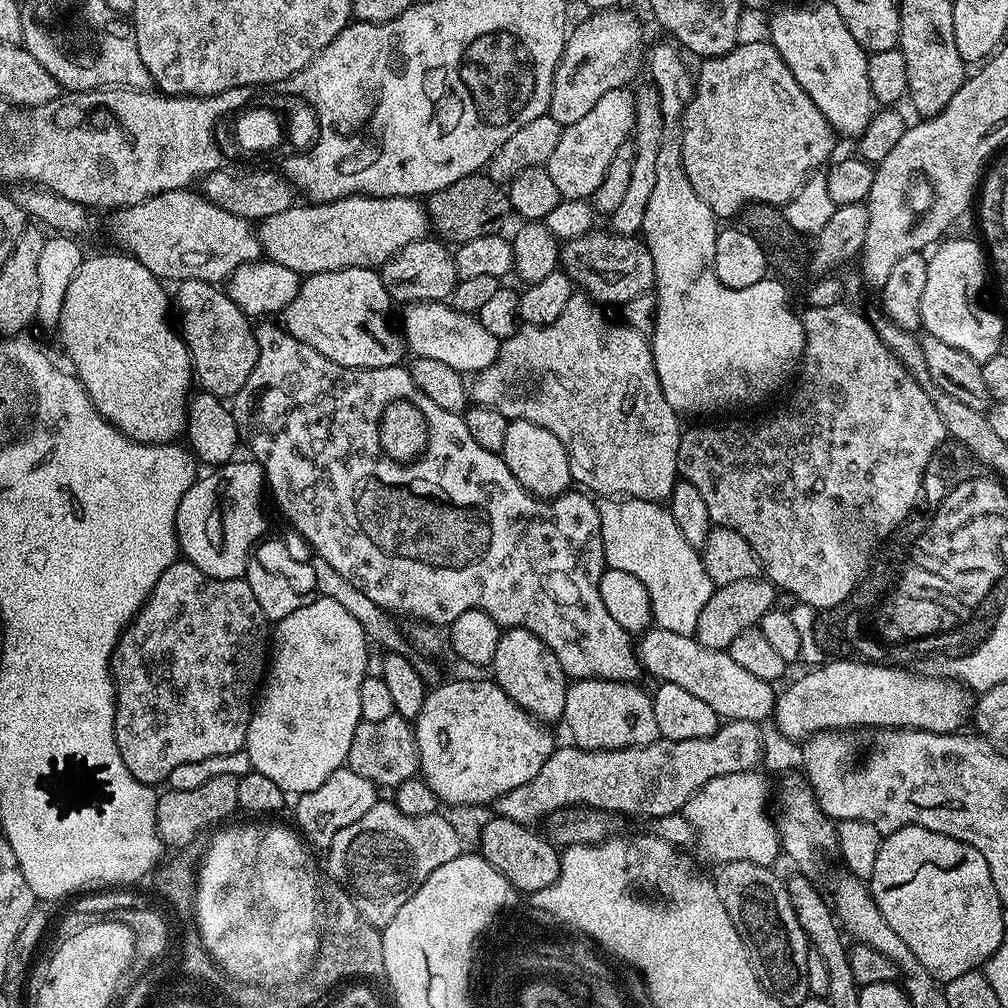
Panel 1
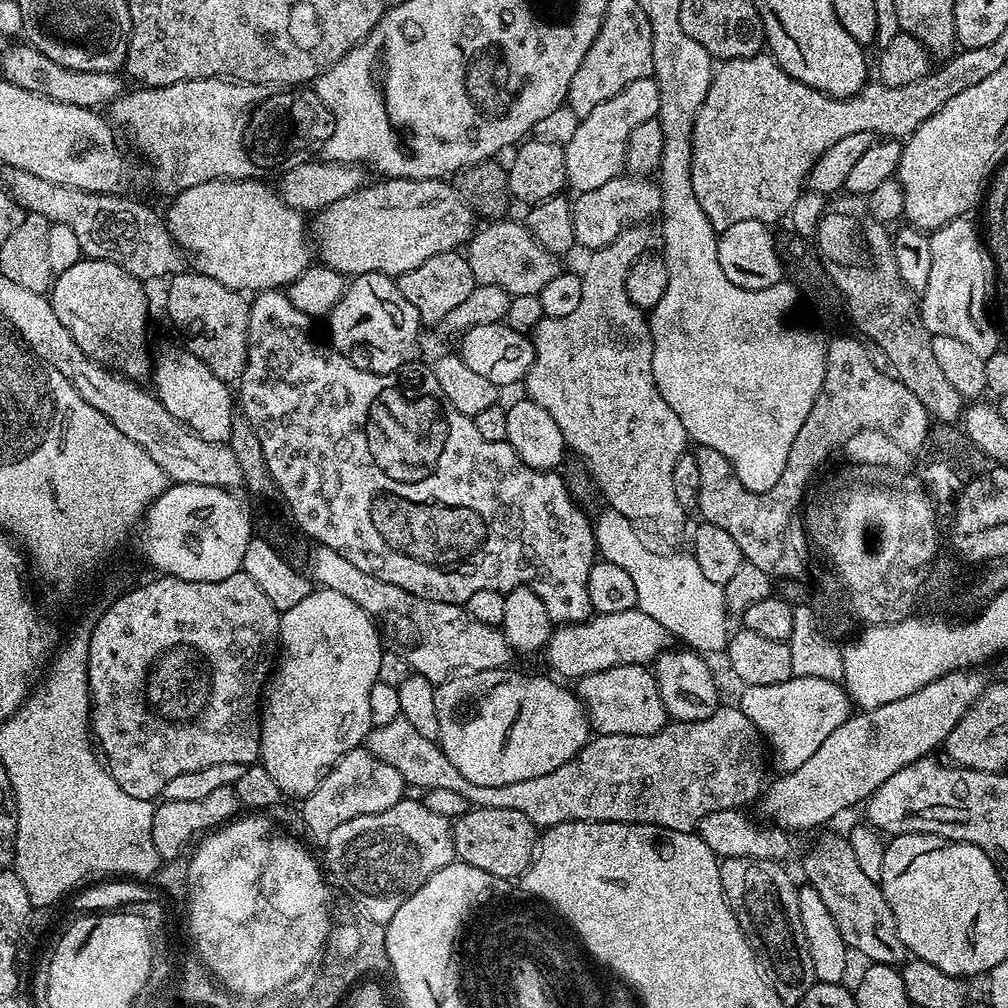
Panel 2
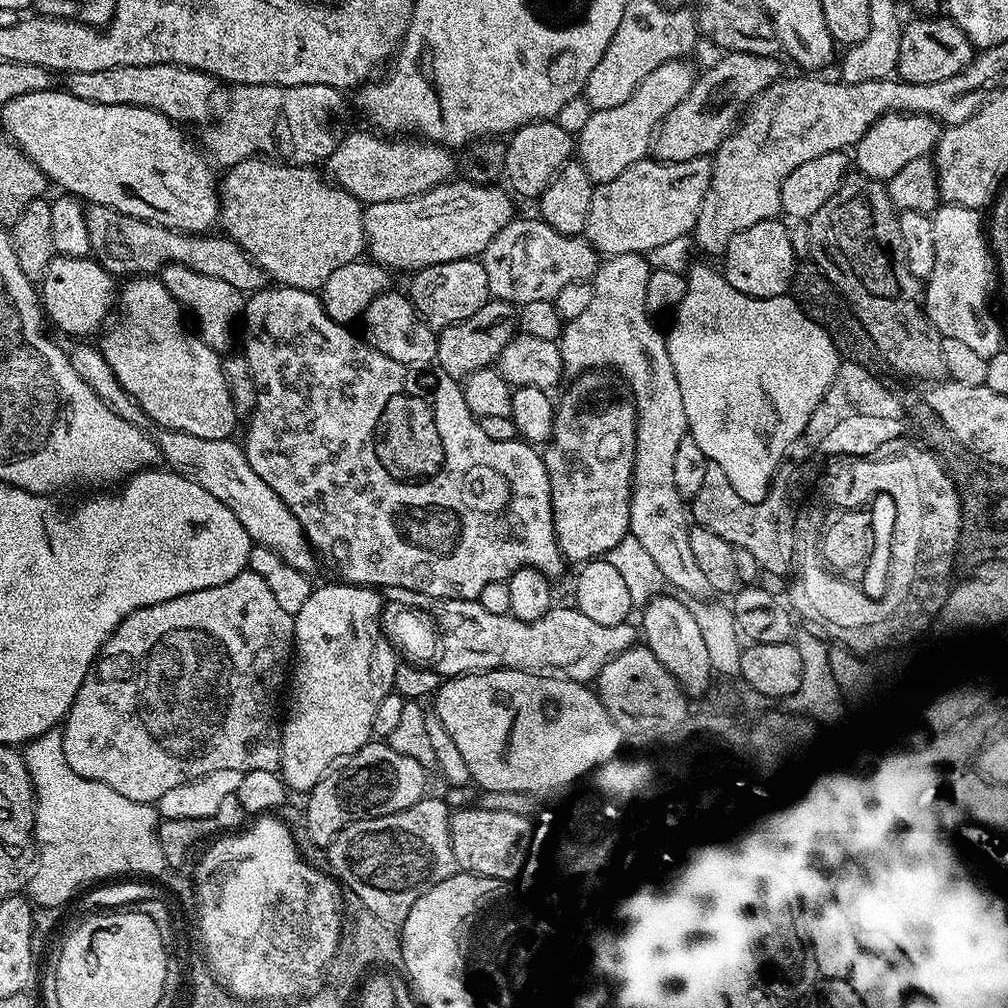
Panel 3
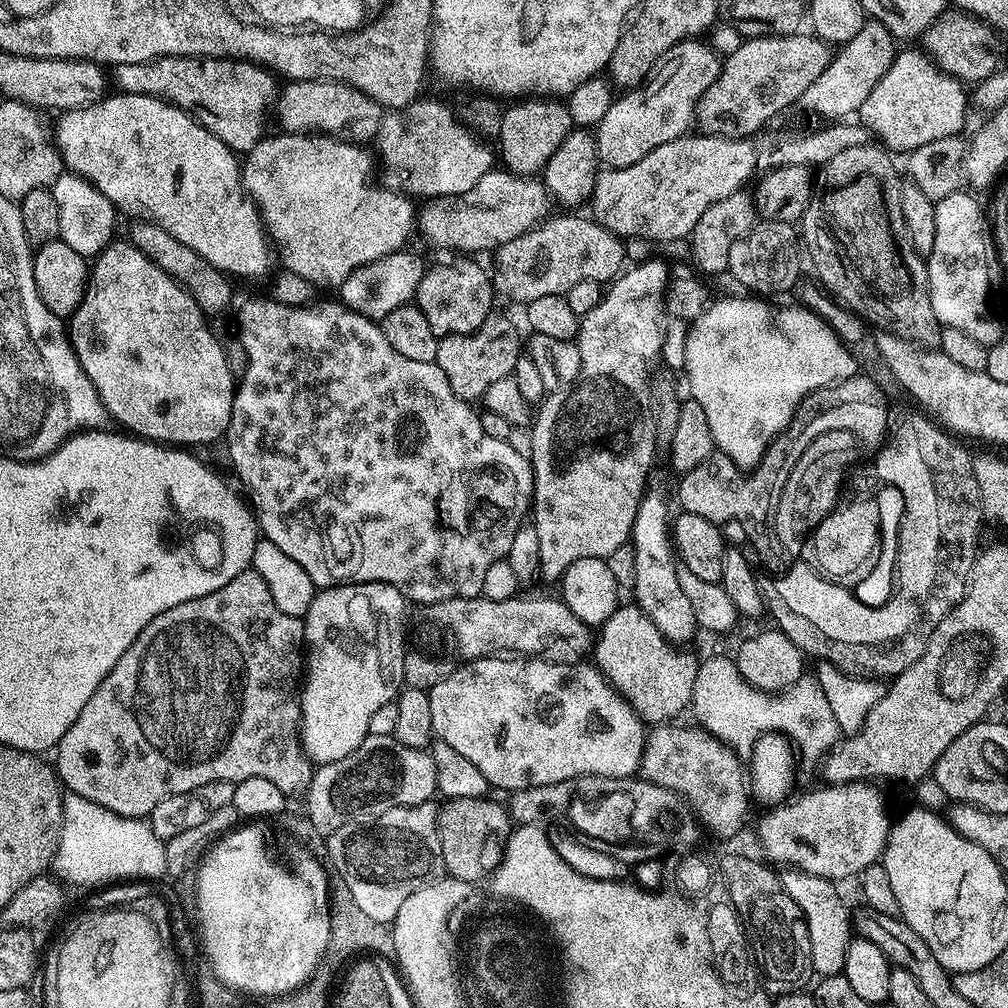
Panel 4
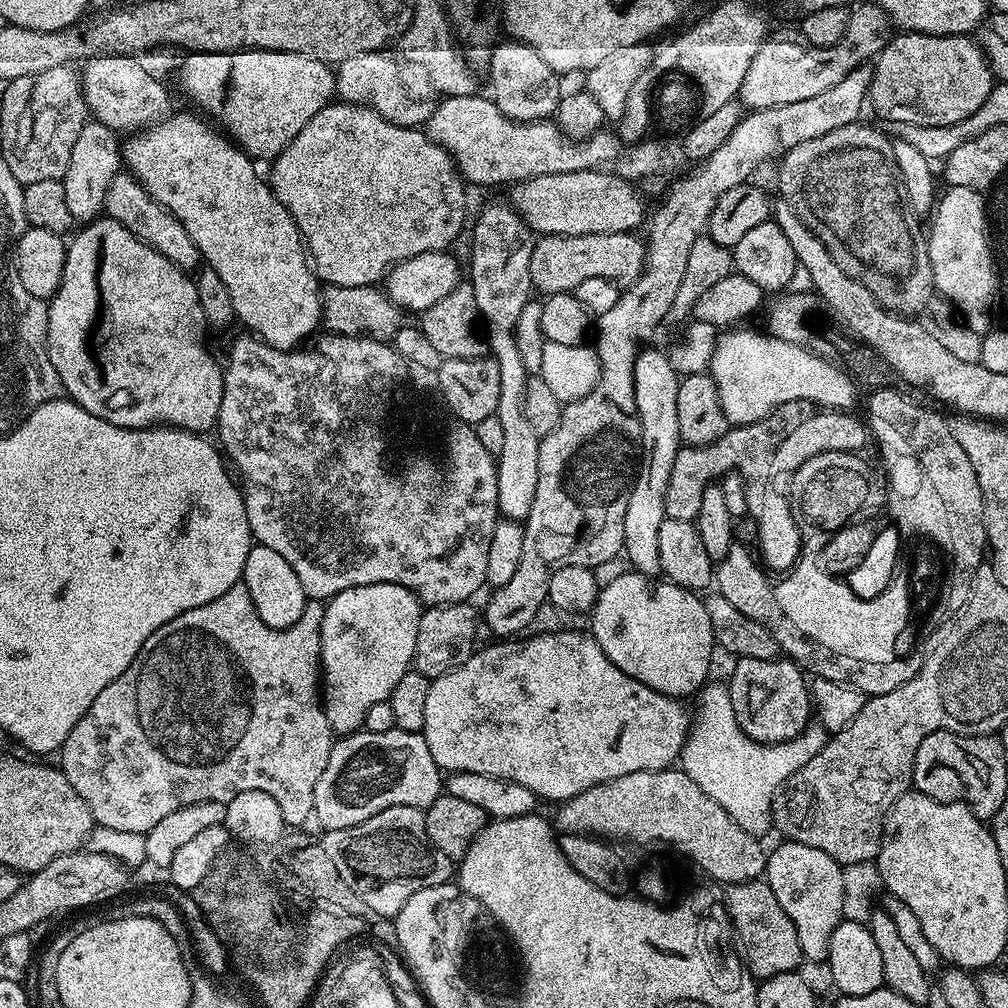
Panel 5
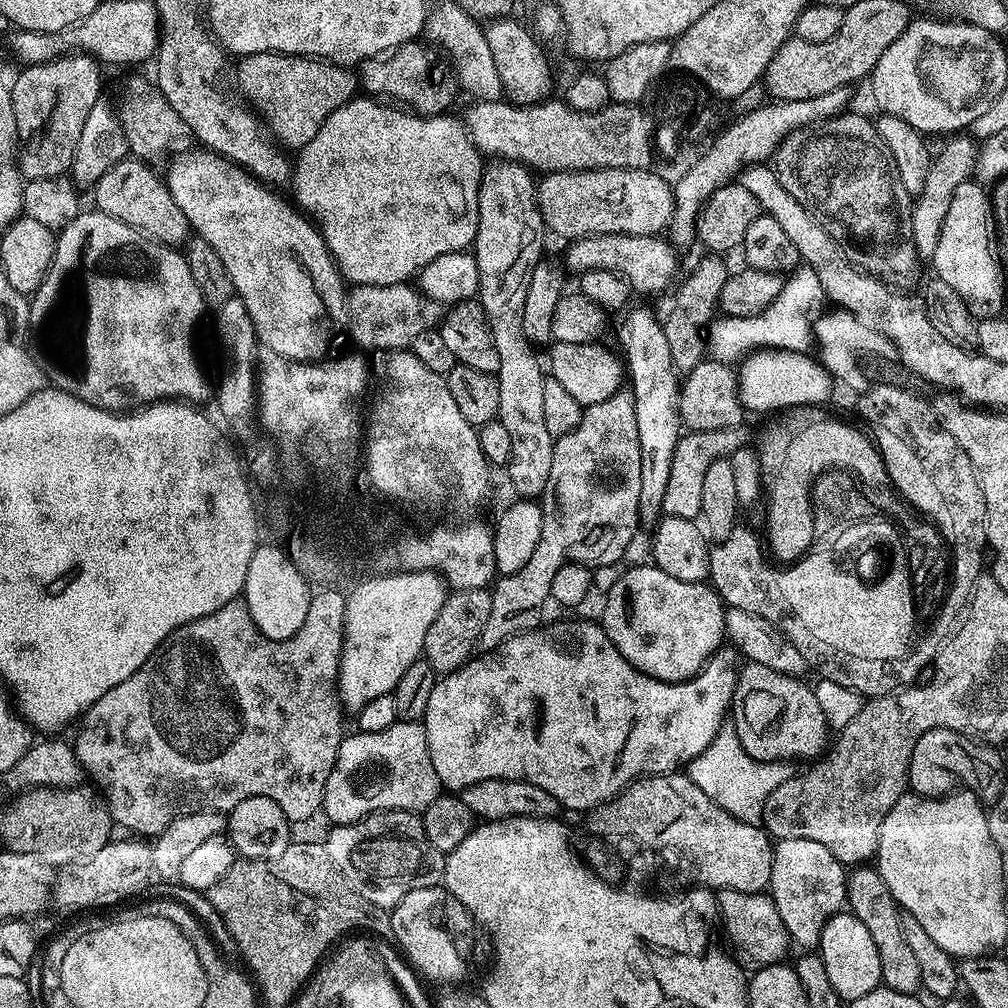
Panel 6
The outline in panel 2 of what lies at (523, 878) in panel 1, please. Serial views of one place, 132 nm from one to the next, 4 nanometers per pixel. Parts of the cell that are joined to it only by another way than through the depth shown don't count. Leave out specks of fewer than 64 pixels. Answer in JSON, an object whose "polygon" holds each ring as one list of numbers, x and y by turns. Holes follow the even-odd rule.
{"polygon":[[469,807,465,816,452,824,452,841,456,860,462,864,478,866,486,874,503,880,515,881,523,876,532,864,532,857,538,847,538,829,519,810,486,810]]}

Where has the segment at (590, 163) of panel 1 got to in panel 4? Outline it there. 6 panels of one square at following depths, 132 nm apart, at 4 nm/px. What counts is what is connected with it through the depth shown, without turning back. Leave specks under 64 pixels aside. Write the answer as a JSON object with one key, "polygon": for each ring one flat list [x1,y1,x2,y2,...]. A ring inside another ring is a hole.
{"polygon":[[700,38,678,42,678,46,662,54,660,61,650,69,648,77,639,86,627,89,613,99,610,110,606,110,606,118,602,118,602,122,594,128,601,165,609,168,625,168,646,158,646,154,658,150,658,146,674,142,674,138,685,135,691,129,688,127,696,120,696,108,700,105,700,99,718,78,722,63,721,53,716,53,710,45,703,44,704,42]]}

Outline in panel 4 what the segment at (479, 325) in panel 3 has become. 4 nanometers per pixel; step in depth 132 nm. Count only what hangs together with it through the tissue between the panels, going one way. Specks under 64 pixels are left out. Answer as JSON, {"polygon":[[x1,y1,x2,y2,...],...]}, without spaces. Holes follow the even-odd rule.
{"polygon":[[493,314,469,336,446,336,437,343,435,364,446,374,450,390,458,398,479,401,498,378,506,378,514,370,514,362,522,354,522,340,516,337,516,328,504,316]]}

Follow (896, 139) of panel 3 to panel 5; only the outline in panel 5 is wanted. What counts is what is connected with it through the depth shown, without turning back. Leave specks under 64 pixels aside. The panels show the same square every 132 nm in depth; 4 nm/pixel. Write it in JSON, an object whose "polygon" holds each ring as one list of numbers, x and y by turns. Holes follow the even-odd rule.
{"polygon":[[921,32,896,35,876,57,872,69,870,108,880,115,881,121,950,126,970,118,986,102,994,77,984,52,971,35,931,36]]}

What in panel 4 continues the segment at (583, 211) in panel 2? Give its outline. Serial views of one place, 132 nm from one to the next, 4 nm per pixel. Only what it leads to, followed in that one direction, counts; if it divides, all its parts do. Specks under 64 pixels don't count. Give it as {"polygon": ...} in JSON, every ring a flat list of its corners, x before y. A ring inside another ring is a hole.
{"polygon":[[685,134,674,138,674,142,658,146,658,150,646,154,646,158,625,168,605,167,597,175,596,185,590,197,591,219,621,238,637,236,640,240,680,240,683,236,684,239,691,237,698,218,706,214,708,207,737,195,743,189,740,187,752,175,757,175,756,167,760,164,760,152,756,149,755,139,735,140,729,136,692,135]]}

